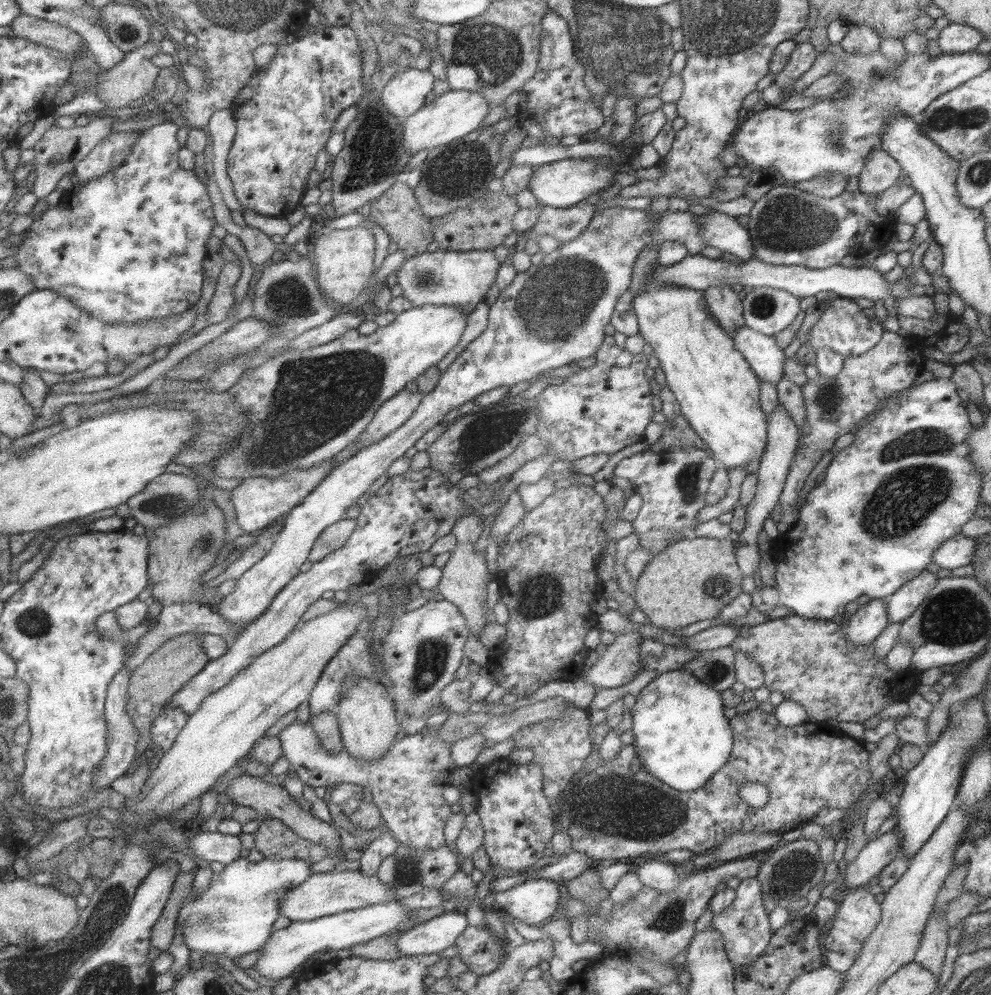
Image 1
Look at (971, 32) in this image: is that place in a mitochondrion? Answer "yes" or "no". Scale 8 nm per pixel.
no

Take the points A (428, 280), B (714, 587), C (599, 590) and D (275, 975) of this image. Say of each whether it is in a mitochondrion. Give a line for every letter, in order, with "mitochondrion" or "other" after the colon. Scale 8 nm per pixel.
A: mitochondrion
B: mitochondrion
C: other
D: other

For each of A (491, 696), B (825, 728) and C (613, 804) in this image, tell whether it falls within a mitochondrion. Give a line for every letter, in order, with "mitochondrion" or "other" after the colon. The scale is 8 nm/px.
A: other
B: other
C: mitochondrion

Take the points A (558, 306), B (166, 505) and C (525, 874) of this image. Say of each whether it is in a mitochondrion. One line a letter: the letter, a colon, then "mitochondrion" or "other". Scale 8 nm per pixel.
A: mitochondrion
B: mitochondrion
C: other

